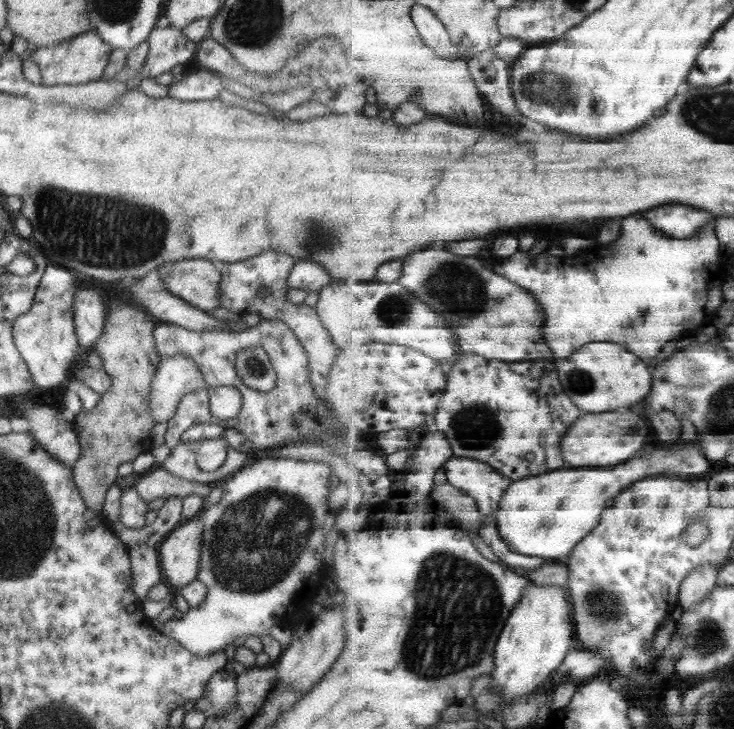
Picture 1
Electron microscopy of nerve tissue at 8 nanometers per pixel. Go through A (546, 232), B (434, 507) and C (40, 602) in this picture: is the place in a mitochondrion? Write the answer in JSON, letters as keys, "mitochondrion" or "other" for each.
{"A":"other","B":"other","C":"other"}

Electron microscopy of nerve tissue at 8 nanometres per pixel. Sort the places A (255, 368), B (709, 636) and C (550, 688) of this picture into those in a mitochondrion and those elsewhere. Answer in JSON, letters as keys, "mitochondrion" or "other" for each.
{"A":"mitochondrion","B":"mitochondrion","C":"other"}

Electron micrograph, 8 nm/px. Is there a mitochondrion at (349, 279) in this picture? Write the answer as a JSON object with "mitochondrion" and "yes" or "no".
{"mitochondrion":"no"}

